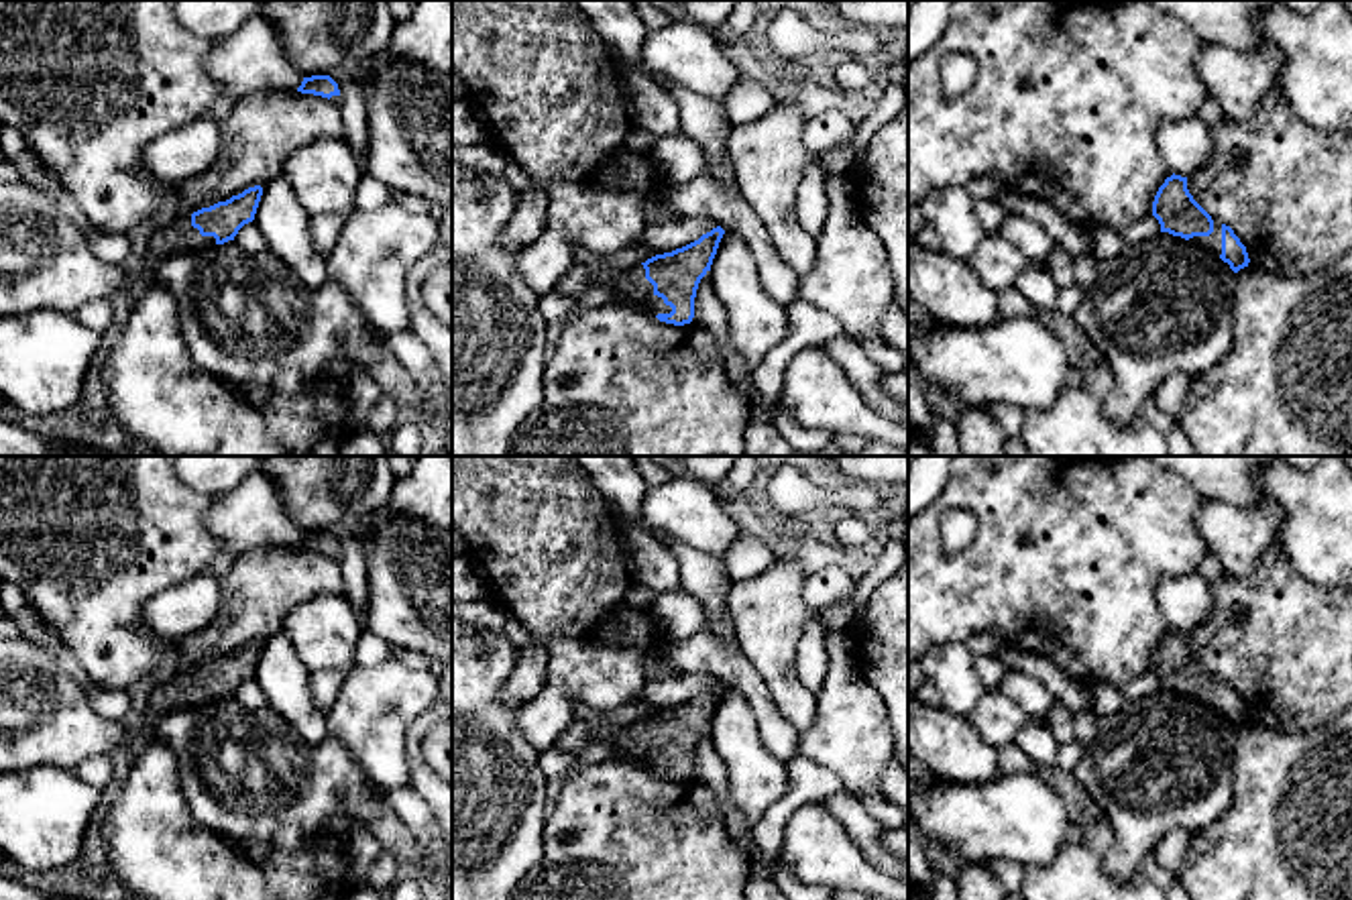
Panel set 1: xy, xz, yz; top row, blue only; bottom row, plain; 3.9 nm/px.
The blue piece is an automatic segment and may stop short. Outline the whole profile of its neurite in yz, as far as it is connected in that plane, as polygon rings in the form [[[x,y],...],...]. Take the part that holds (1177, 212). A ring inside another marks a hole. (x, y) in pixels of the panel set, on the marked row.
[[[1173,173],[1165,179],[1152,202],[1152,216],[1159,220],[1161,232],[1199,244],[1203,250],[1214,252],[1228,263],[1234,273],[1244,267],[1256,269],[1234,230],[1214,222],[1193,200],[1187,189],[1187,177]]]

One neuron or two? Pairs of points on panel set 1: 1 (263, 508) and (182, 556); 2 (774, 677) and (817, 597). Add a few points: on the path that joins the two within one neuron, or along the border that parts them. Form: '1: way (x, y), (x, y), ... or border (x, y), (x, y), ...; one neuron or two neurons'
1: border (214, 497), (204, 516), (204, 526), (222, 550); two neurons
2: border (805, 575), (805, 601), (819, 613); two neurons

